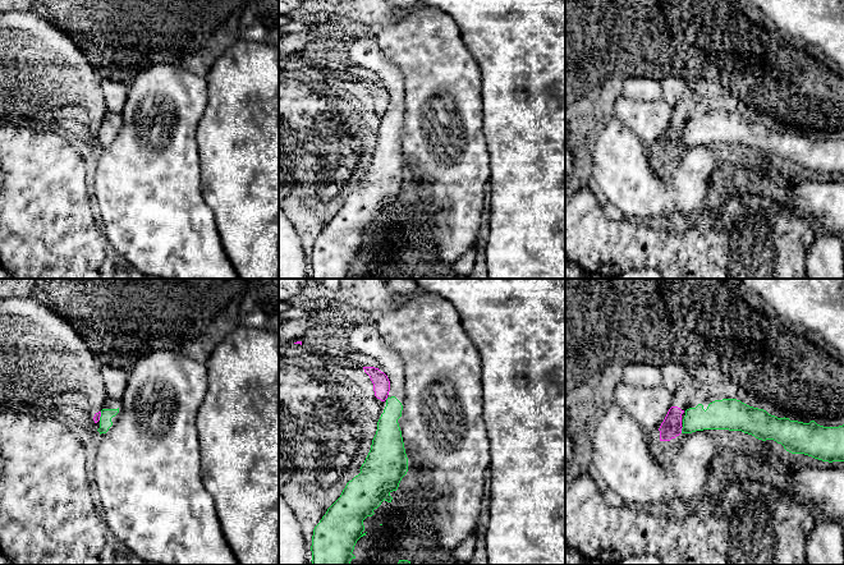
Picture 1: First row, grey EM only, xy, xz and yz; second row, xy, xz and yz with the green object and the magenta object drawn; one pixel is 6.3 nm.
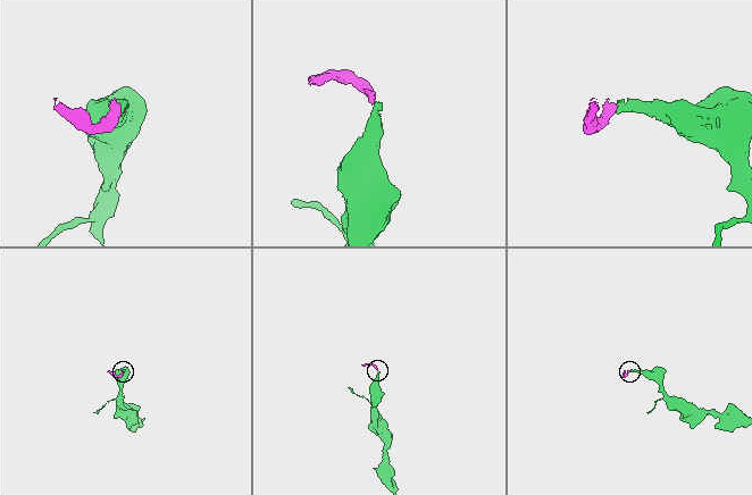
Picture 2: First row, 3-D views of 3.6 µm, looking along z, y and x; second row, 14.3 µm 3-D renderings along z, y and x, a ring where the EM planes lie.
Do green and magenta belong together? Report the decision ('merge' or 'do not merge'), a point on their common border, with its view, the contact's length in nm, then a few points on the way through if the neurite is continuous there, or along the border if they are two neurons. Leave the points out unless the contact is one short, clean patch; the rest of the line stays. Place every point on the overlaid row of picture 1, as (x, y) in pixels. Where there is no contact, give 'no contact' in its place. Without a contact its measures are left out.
do not merge; contact yz (682, 430); length 40 nm; border yz (683, 427), (680, 432)

